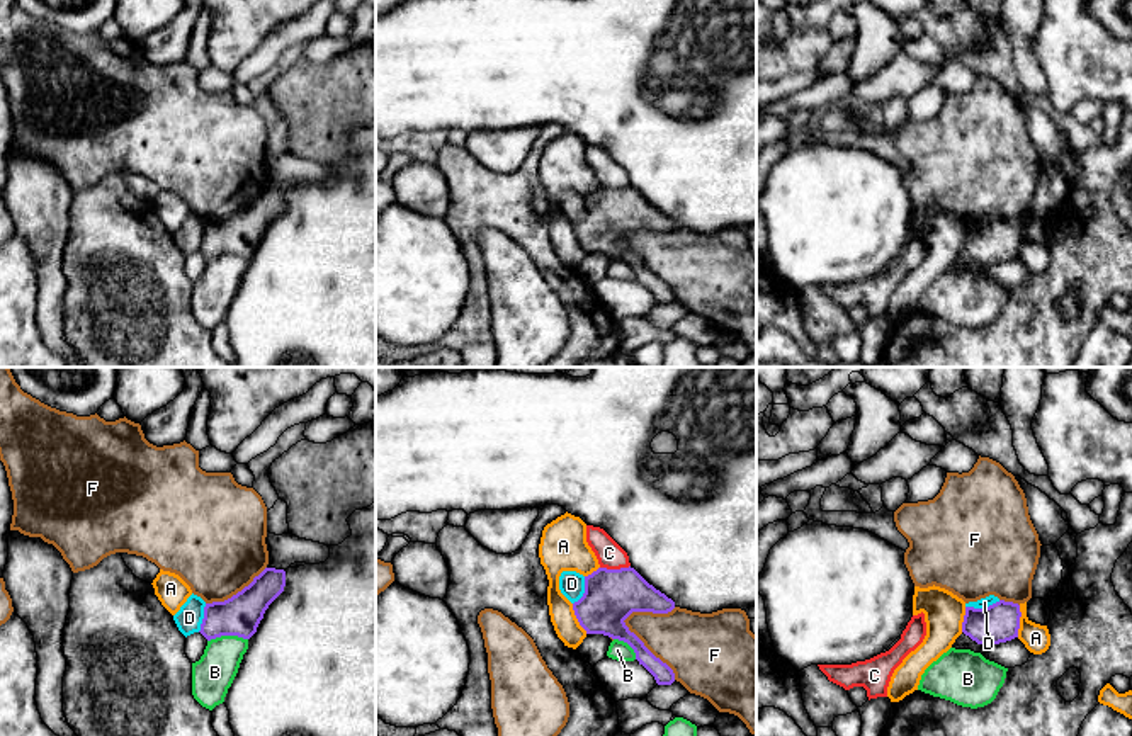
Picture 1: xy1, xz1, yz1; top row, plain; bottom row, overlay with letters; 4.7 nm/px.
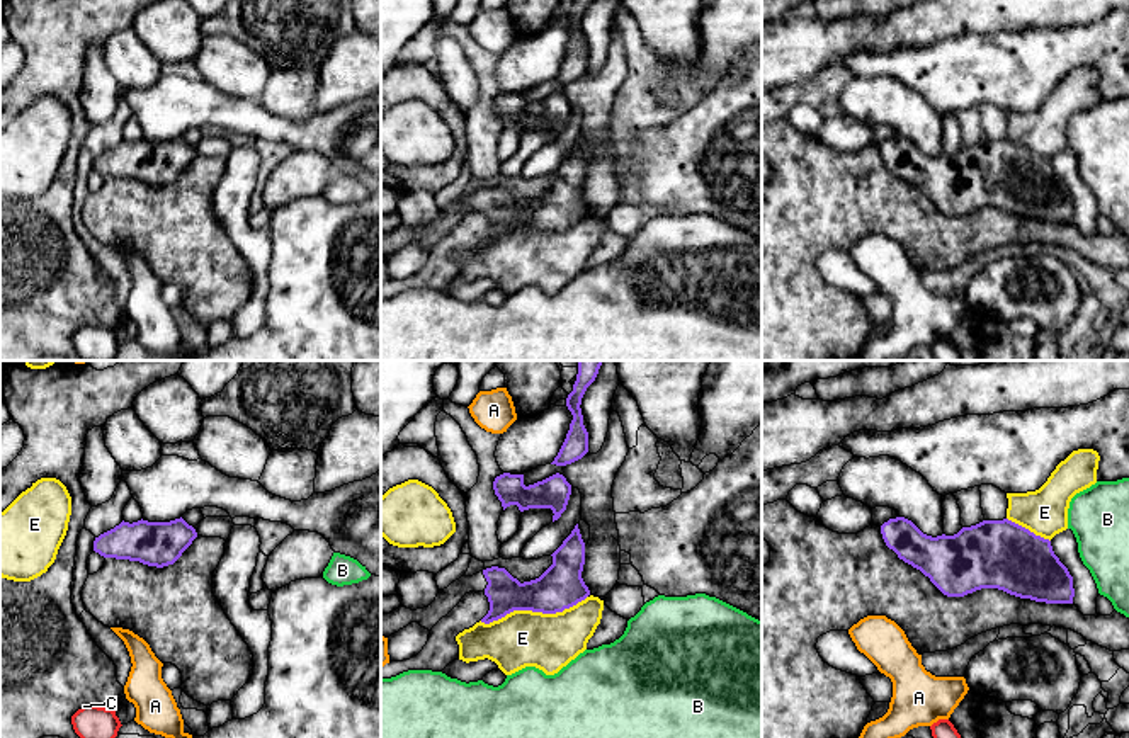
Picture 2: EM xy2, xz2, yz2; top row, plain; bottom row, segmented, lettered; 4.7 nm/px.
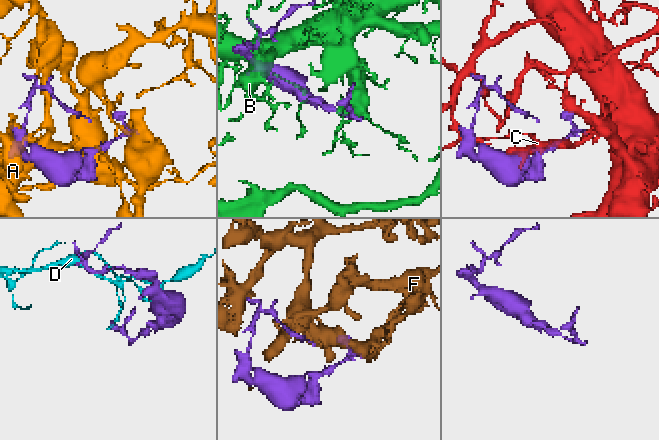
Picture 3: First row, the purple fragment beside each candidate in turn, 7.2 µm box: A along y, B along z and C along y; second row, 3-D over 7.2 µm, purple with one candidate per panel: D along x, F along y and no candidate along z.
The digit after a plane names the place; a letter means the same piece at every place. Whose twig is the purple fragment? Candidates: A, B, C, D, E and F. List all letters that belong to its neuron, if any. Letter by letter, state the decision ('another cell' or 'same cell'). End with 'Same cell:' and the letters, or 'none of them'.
A: another cell
B: another cell
C: another cell
D: another cell
E: another cell
F: another cell
Same cell: none of them

